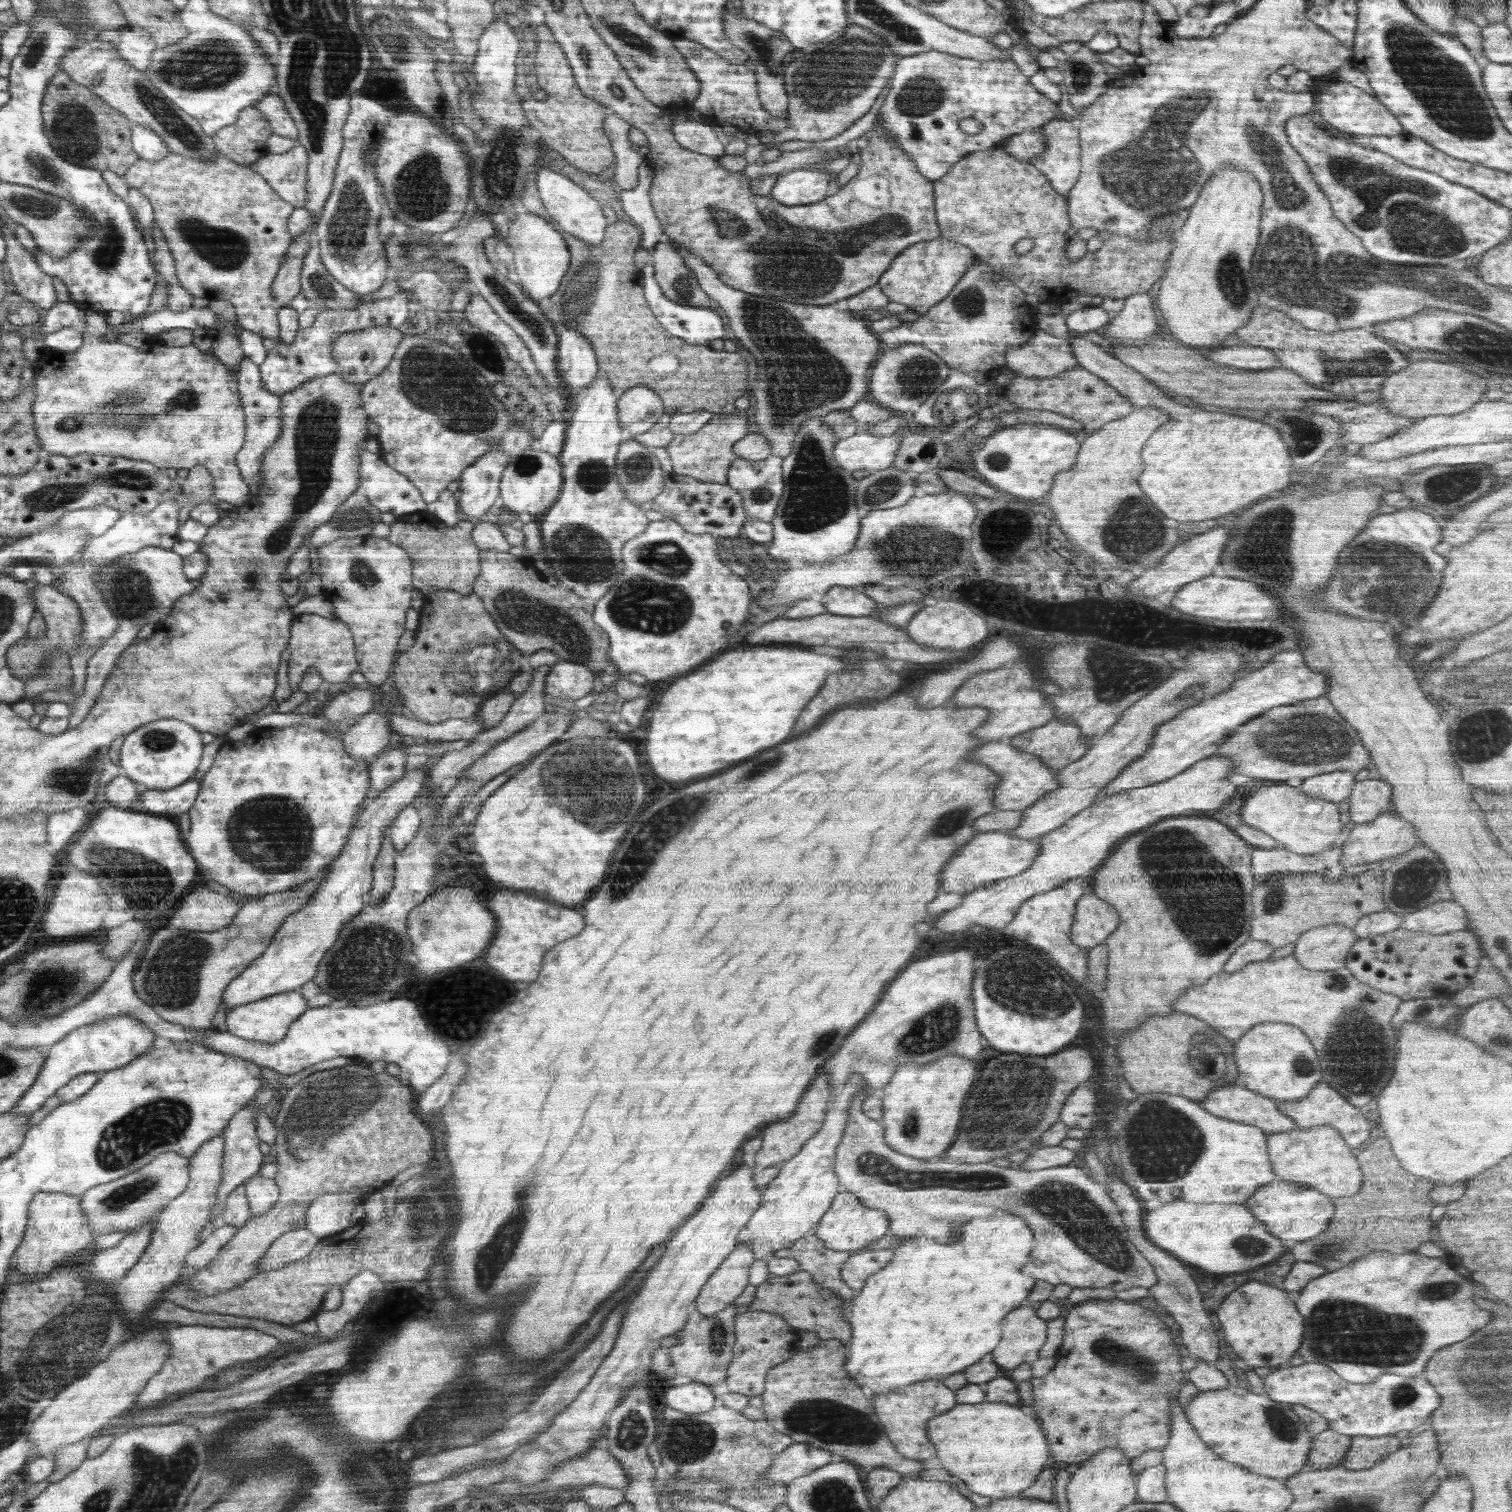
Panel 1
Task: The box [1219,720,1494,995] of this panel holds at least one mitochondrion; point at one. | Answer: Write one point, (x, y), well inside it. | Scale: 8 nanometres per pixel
(1419, 879)

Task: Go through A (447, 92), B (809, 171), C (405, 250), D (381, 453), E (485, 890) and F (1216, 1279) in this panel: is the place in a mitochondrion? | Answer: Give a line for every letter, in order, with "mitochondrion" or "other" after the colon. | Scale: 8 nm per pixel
A: other
B: other
C: mitochondrion
D: other
E: other
F: other

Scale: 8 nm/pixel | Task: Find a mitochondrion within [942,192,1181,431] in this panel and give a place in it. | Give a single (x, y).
(970, 303)

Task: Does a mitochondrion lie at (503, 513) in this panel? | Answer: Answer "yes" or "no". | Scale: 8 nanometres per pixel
no

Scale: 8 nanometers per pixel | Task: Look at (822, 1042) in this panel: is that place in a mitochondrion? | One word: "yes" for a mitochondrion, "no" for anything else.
yes

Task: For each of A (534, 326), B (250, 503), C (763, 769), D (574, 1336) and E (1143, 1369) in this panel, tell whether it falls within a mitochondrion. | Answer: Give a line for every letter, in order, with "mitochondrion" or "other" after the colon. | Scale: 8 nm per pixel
A: mitochondrion
B: other
C: mitochondrion
D: other
E: mitochondrion

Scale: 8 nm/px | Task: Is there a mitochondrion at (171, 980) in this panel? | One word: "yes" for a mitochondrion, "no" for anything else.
yes

